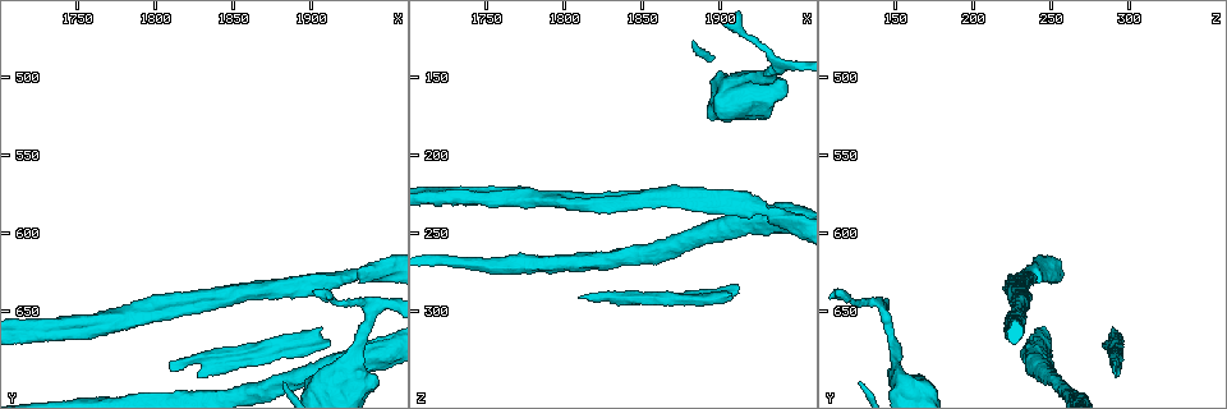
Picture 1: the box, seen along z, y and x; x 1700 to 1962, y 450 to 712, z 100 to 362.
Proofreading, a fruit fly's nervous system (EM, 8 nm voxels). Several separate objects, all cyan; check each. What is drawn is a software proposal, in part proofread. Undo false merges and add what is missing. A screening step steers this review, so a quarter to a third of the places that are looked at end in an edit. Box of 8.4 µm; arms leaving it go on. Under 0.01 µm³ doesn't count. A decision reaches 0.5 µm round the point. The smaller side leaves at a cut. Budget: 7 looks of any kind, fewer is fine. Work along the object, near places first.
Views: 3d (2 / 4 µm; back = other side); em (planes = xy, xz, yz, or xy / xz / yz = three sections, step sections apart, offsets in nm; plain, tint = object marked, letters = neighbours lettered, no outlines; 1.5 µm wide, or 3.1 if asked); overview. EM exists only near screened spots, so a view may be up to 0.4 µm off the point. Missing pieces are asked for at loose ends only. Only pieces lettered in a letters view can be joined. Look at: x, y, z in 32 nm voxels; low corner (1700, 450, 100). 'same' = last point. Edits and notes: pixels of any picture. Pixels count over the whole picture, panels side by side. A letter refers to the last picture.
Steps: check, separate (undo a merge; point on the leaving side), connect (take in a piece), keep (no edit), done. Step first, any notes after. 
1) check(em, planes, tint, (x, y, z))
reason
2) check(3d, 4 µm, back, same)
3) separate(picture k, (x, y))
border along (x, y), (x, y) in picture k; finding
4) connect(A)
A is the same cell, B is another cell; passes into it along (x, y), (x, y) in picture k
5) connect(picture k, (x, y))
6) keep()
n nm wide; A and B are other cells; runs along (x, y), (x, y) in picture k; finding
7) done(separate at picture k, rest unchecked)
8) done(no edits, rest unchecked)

check(3d, 4 µm, (1920, 680, 148))
stops while still wide

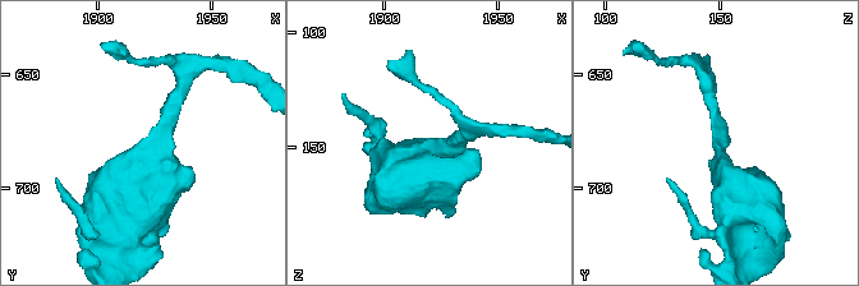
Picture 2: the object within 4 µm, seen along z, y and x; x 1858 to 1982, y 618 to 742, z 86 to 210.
check(em, planes, letters, (1919, 679, 148))

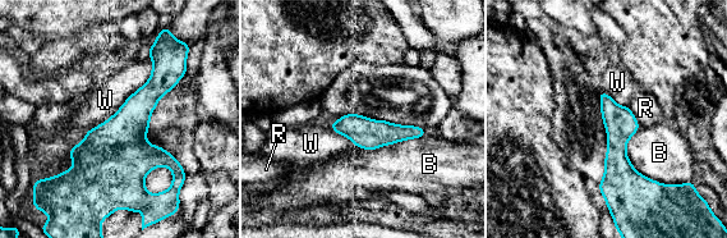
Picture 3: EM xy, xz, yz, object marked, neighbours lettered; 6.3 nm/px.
keep()
B, R and W are other cells; none of them fits

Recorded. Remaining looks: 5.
check(em, planes, tint, (1810, 688, 290))
branch stops here

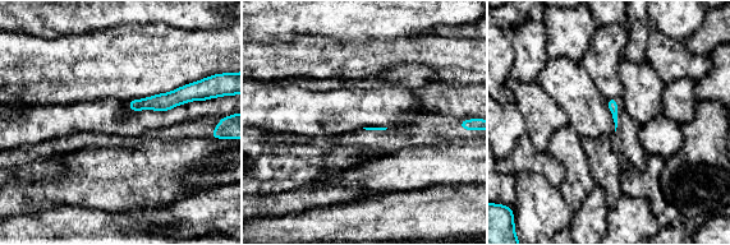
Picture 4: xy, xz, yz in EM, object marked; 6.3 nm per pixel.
check(em, planes, letters, same)
what lies round it

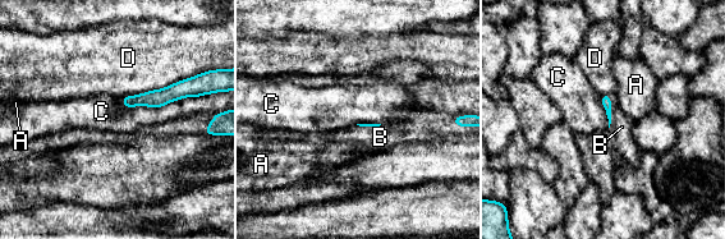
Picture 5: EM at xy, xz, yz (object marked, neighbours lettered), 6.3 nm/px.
connect(B)
C touches over 480 nm; B is the same cell, A, C and D are other cells; passes into it along (605, 99), (610, 111), (622, 127) in picture 5; the neuron continues

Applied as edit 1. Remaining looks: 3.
check(overview)
redraw

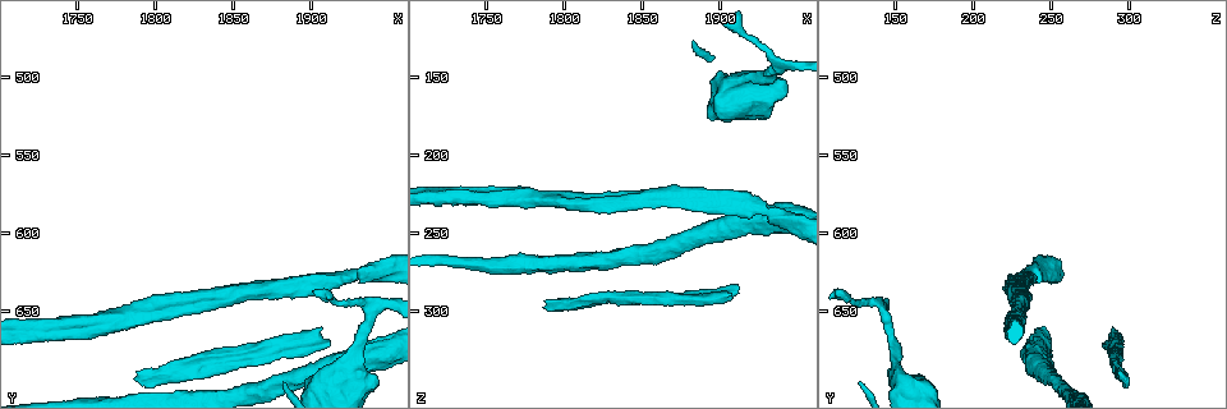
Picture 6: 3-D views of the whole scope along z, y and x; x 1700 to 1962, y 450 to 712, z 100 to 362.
check(3d, 4 µm, (1912, 670, 282))
branch stops here

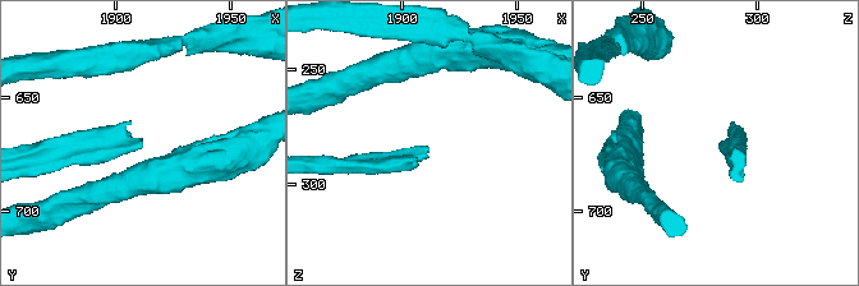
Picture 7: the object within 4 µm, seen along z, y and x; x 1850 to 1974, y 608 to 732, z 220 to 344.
check(em, 3.1 µm, planes, letters, (1913, 671, 285))
now the EM

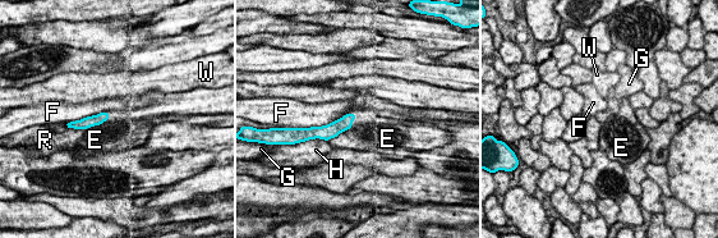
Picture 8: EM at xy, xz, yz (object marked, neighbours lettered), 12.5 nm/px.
keep()
130 nm wide; F touches over 500 nm; E, F, G, H, R and W are other cells; no lettered piece goes on from it

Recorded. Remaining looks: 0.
done(connect at picture 5, rest unchecked)

